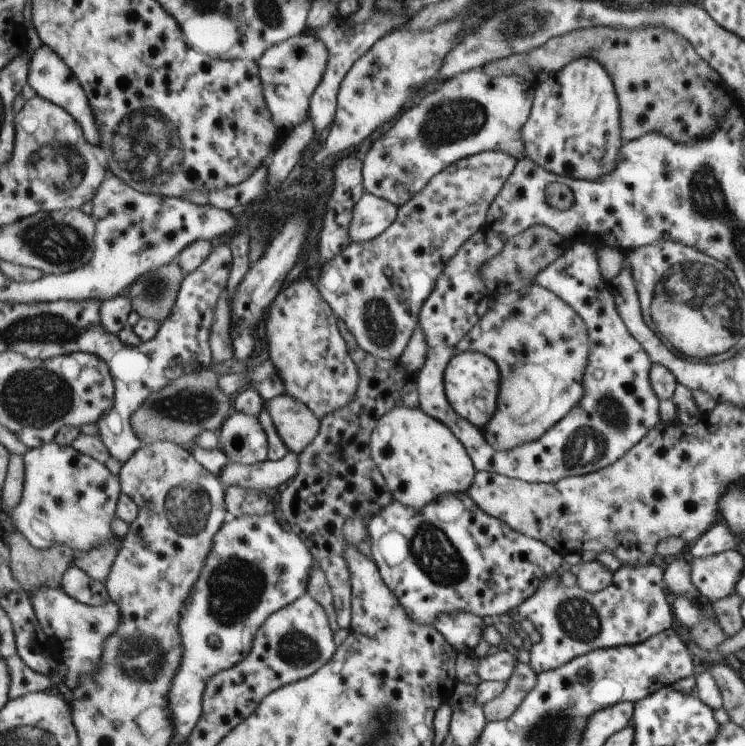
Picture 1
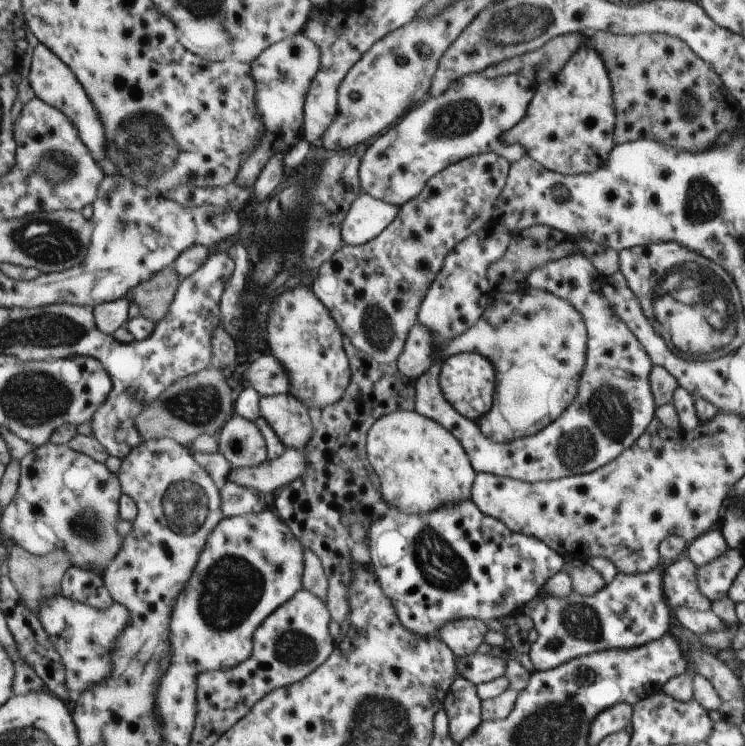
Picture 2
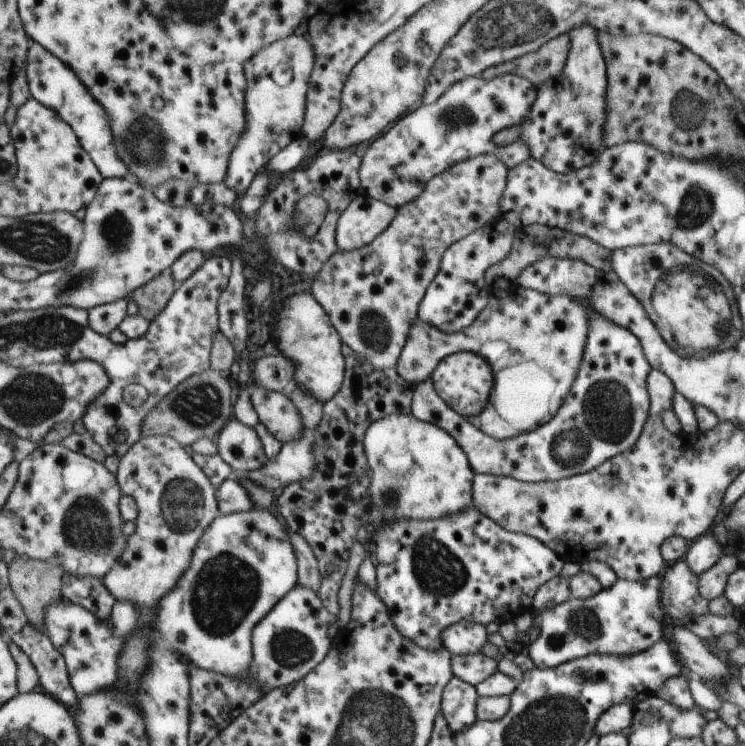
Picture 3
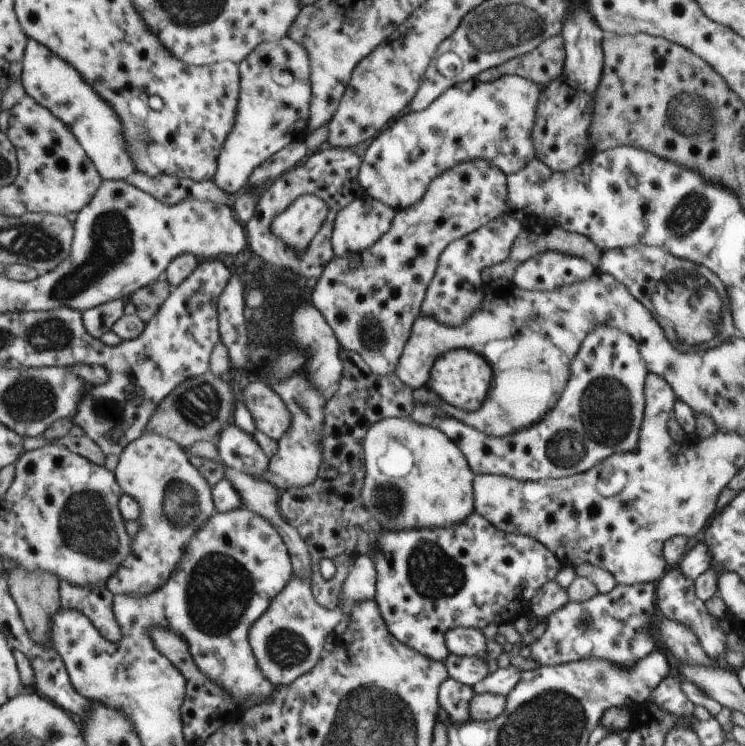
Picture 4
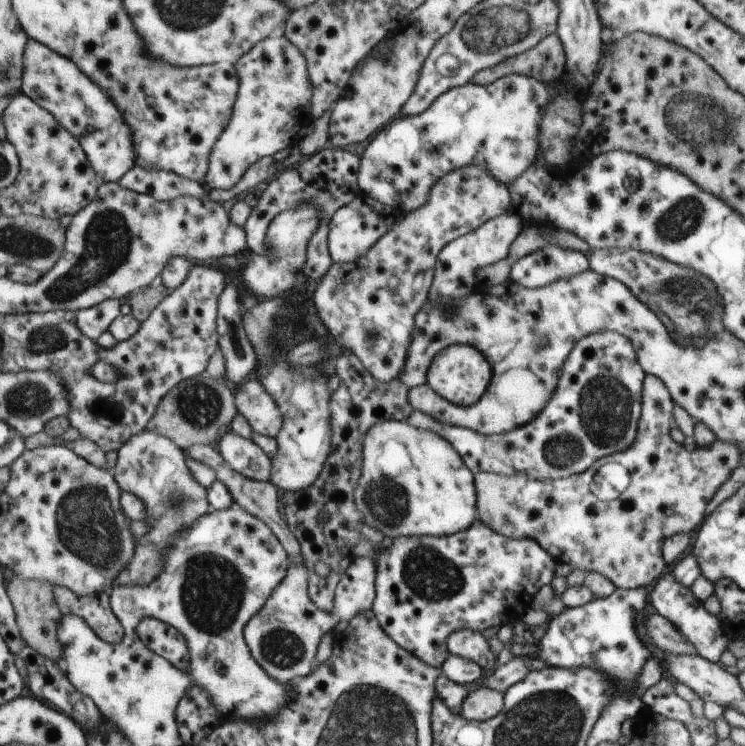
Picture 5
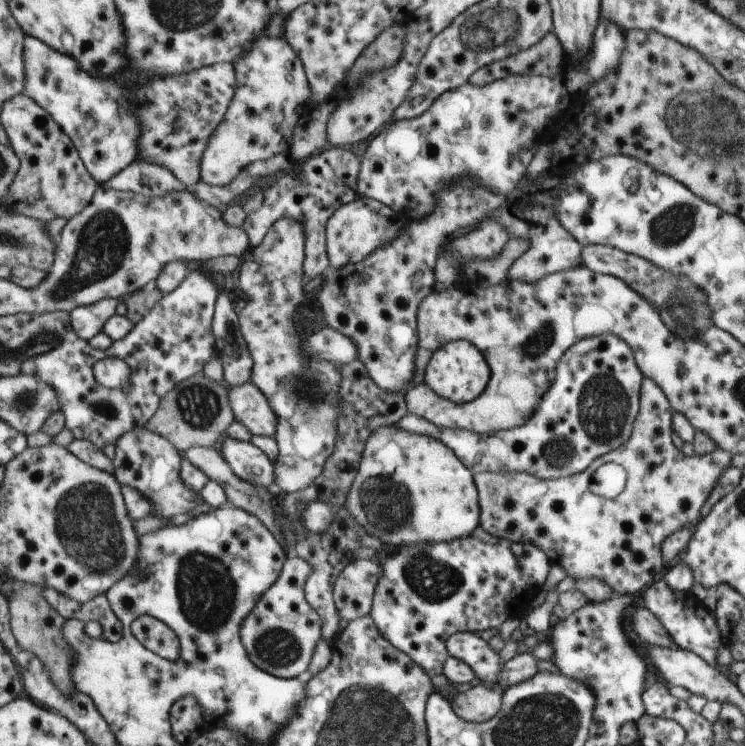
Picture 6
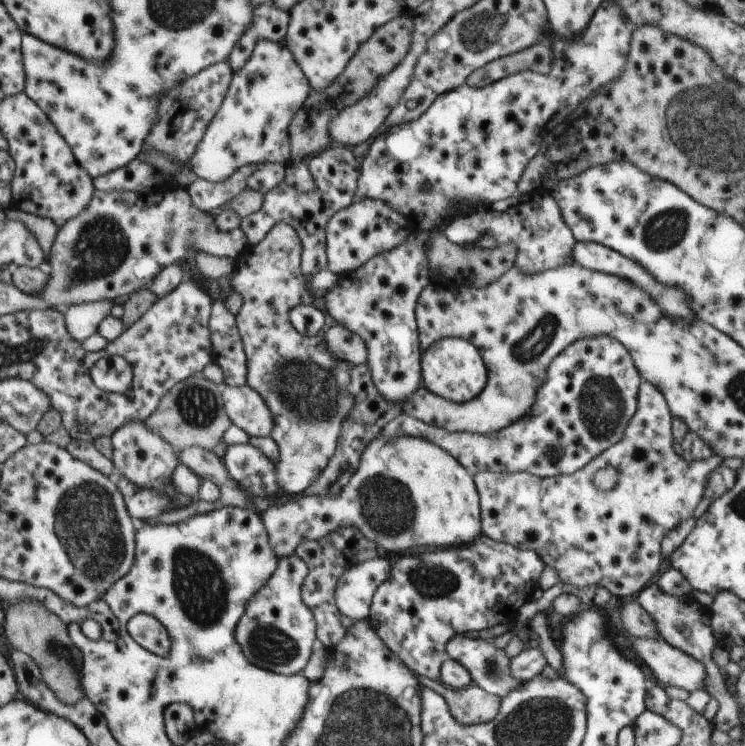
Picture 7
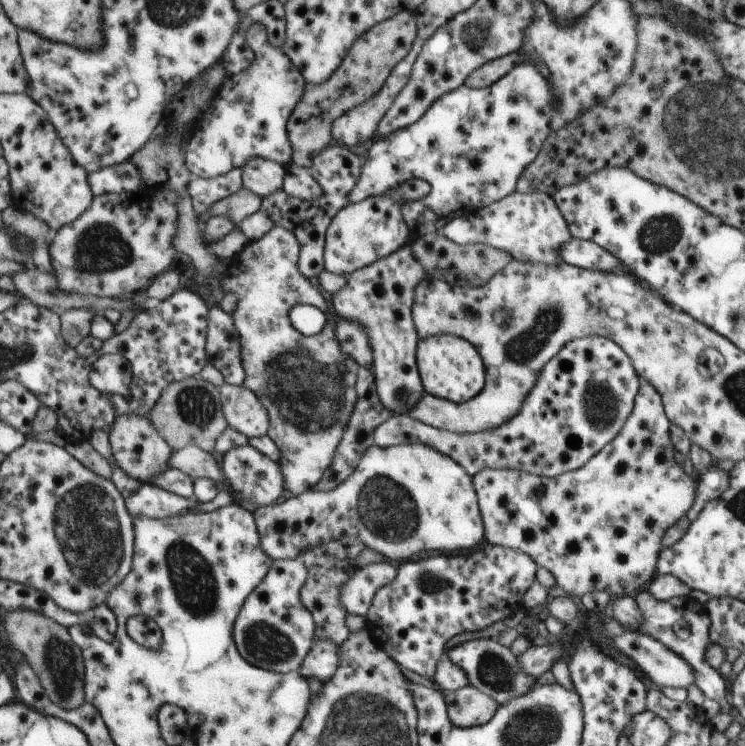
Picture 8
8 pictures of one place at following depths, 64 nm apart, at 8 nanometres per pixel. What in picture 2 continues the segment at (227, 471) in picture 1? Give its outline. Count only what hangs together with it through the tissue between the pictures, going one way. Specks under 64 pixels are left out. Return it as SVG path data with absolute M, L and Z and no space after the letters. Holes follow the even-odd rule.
M285 447L284 452L275 459L267 459L262 464L249 468L232 468L227 480L237 483L238 486L247 487L260 496L277 490L280 486L290 485L304 474L307 466L307 456L302 449Z

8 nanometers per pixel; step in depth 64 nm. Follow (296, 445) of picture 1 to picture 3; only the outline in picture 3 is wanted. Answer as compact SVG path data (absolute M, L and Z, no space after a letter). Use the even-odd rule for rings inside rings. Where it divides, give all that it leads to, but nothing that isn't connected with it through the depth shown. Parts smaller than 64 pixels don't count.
M254 386L249 400L259 424L263 424L275 440L283 444L299 436L302 430L299 413L284 392L267 392Z

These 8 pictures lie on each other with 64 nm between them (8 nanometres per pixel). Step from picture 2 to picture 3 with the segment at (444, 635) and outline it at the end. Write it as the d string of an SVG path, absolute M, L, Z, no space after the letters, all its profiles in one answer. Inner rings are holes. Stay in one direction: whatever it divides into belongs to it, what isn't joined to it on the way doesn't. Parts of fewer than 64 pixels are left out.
M457 622L442 631L441 639L451 655L471 655L479 653L485 644L485 630L477 622Z

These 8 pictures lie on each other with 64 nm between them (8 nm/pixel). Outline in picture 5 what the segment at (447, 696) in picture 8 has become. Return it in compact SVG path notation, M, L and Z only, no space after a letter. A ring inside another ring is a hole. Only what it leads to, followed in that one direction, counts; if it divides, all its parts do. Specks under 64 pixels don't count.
M470 687L467 696L461 702L461 715L468 721L484 721L499 714L503 706L503 696L490 688Z

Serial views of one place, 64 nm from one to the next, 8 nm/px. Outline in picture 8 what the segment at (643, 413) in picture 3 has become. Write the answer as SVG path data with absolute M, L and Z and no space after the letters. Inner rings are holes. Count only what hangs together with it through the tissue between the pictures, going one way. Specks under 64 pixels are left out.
M603 336L577 338L575 342L567 342L567 346L563 346L563 350L559 350L559 354L555 354L555 358L547 362L547 366L543 366L539 382L535 382L519 412L505 424L489 432L457 434L425 425L407 414L391 415L375 428L373 444L379 448L395 444L425 444L454 459L471 477L481 469L518 470L541 477L559 476L579 468L581 464L585 465L587 460L594 457L605 445L609 445L619 434L625 419L631 414L639 385L640 381L631 366L630 358L618 343Z

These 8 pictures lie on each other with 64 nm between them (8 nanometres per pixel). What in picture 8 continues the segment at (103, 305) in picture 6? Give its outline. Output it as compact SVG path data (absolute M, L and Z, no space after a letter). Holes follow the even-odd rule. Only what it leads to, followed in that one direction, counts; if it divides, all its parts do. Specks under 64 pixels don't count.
M71 308L71 310L60 312L60 316L63 338L67 340L67 344L76 348L91 335L93 318L97 318L97 312L87 308Z

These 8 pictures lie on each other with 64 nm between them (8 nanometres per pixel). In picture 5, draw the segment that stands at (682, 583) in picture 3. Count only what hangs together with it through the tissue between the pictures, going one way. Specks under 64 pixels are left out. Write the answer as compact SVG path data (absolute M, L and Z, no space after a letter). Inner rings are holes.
M666 574L665 577L659 578L655 586L649 589L648 610L662 616L669 624L673 624L673 628L685 640L691 642L695 648L695 655L715 663L726 649L727 638L723 634L720 619L705 610L703 603L693 596L690 586L681 586L681 582L675 582L673 574Z

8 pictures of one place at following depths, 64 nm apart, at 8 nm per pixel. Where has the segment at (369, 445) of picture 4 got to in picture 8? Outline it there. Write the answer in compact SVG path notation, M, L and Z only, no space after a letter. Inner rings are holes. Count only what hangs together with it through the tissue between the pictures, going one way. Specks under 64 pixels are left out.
M372 444L362 454L358 462L359 470L354 470L345 482L329 492L315 492L307 489L296 495L288 495L279 504L254 510L255 526L258 527L259 542L263 554L271 560L291 559L305 546L317 546L319 542L337 540L343 534L357 538L373 552L379 552L393 564L413 560L421 552L467 552L479 546L485 537L482 515L478 508L478 498L474 492L473 479L449 458L425 444L395 444L379 448Z

